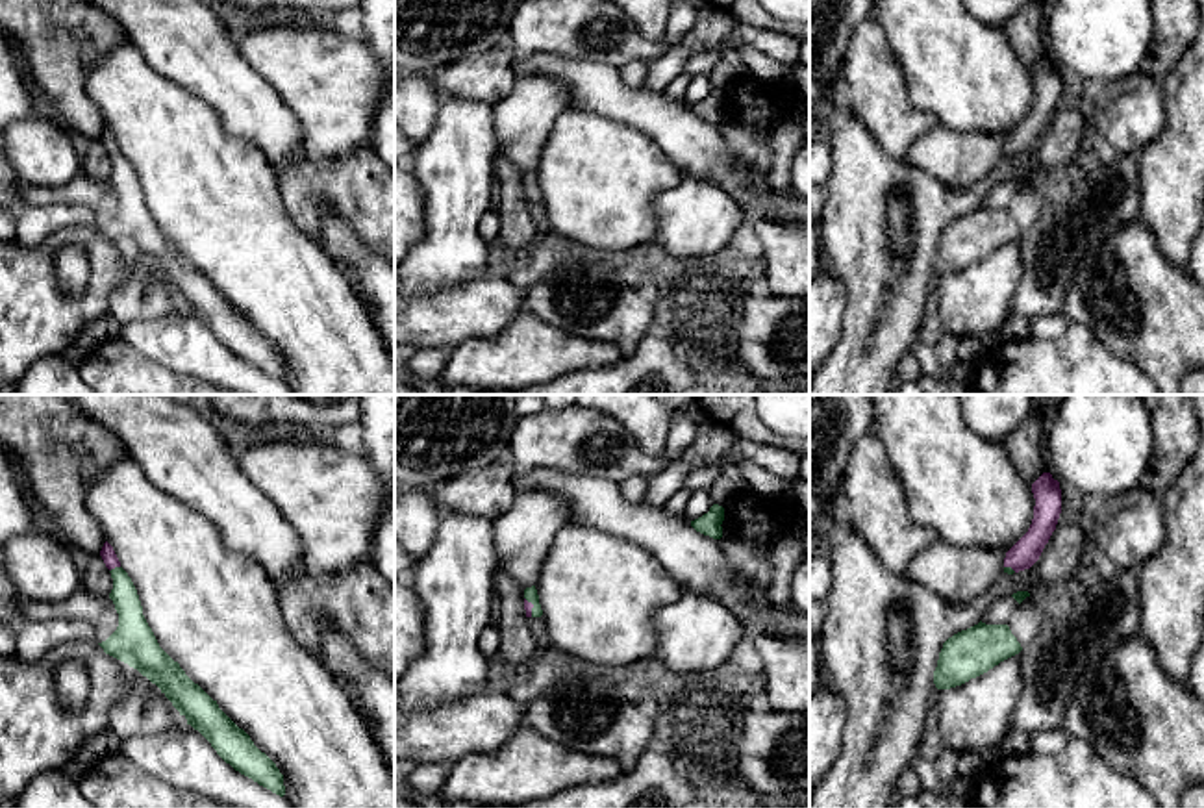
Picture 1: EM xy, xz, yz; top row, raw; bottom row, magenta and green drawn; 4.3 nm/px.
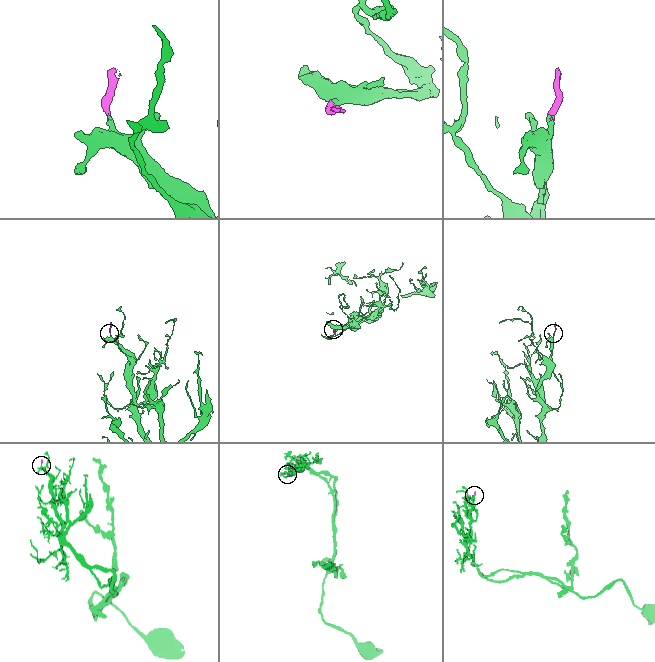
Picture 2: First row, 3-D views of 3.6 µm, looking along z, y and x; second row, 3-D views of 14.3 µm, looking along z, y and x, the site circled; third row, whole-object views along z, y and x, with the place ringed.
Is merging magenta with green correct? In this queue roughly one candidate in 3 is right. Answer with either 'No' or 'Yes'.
Yes

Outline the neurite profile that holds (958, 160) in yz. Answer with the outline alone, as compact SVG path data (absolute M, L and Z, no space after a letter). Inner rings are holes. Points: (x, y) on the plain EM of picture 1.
M939 122L913 141L904 161L948 187L967 189L998 165L1006 137L956 132Z

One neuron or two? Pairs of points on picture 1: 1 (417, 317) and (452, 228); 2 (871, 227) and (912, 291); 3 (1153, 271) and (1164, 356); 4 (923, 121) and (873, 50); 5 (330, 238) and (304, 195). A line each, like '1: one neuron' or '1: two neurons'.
1: two neurons
2: one neuron
3: one neuron
4: one neuron
5: two neurons

